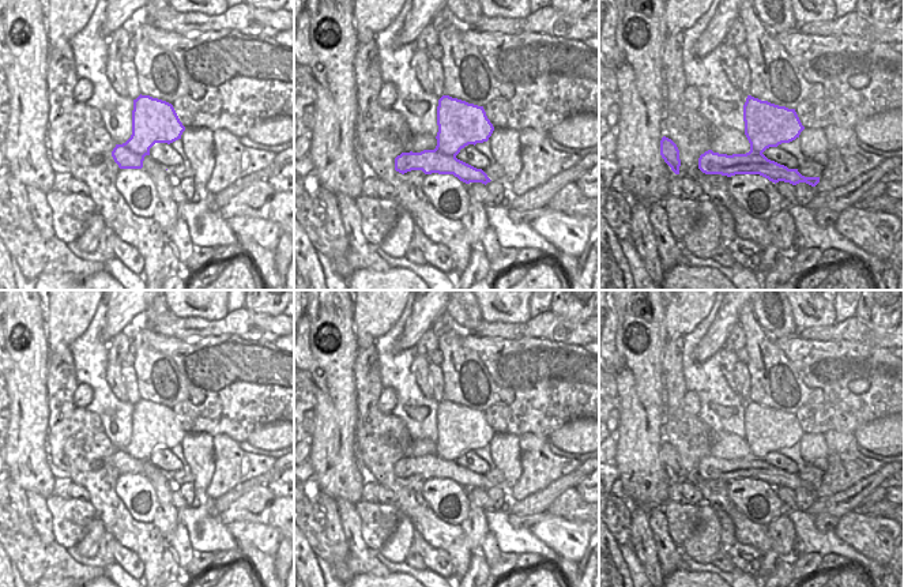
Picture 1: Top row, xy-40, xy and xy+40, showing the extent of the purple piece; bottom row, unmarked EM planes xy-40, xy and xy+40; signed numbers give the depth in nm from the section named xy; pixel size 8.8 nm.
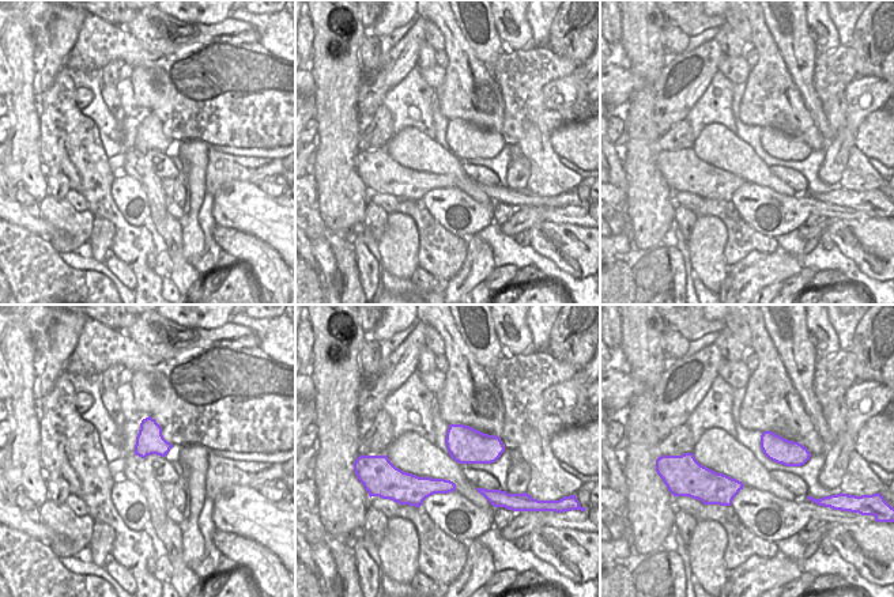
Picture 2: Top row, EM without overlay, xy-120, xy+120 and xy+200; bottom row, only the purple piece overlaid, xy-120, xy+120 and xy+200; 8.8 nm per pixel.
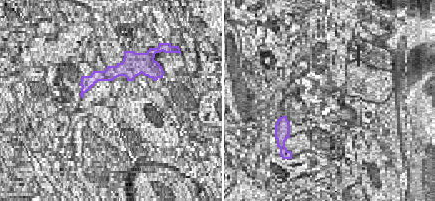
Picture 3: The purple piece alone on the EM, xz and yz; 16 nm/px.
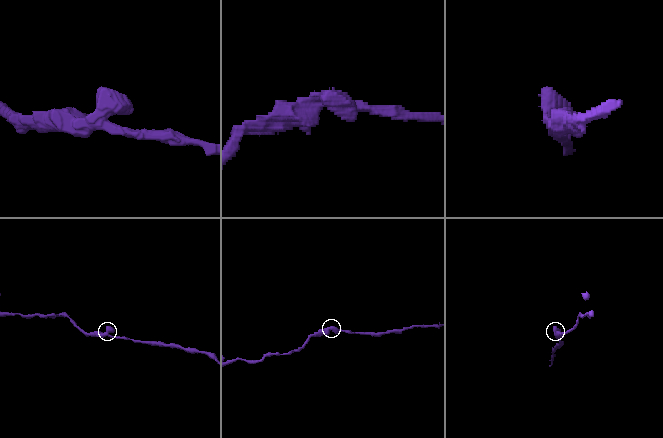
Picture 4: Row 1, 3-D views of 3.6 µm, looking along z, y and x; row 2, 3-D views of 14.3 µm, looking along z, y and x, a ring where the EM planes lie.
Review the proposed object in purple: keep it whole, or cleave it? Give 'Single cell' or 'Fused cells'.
Single cell.

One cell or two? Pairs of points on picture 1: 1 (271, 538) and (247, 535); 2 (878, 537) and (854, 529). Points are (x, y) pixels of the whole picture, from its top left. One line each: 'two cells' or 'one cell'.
1: one cell
2: one cell

